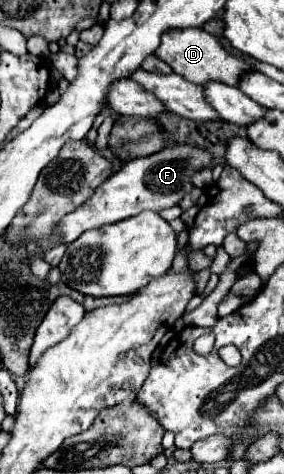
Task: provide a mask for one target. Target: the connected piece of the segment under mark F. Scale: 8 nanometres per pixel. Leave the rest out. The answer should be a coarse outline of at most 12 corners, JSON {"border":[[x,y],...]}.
{"border":[[165,147],[125,163],[57,225],[83,231],[163,211],[193,189],[211,155]]}

